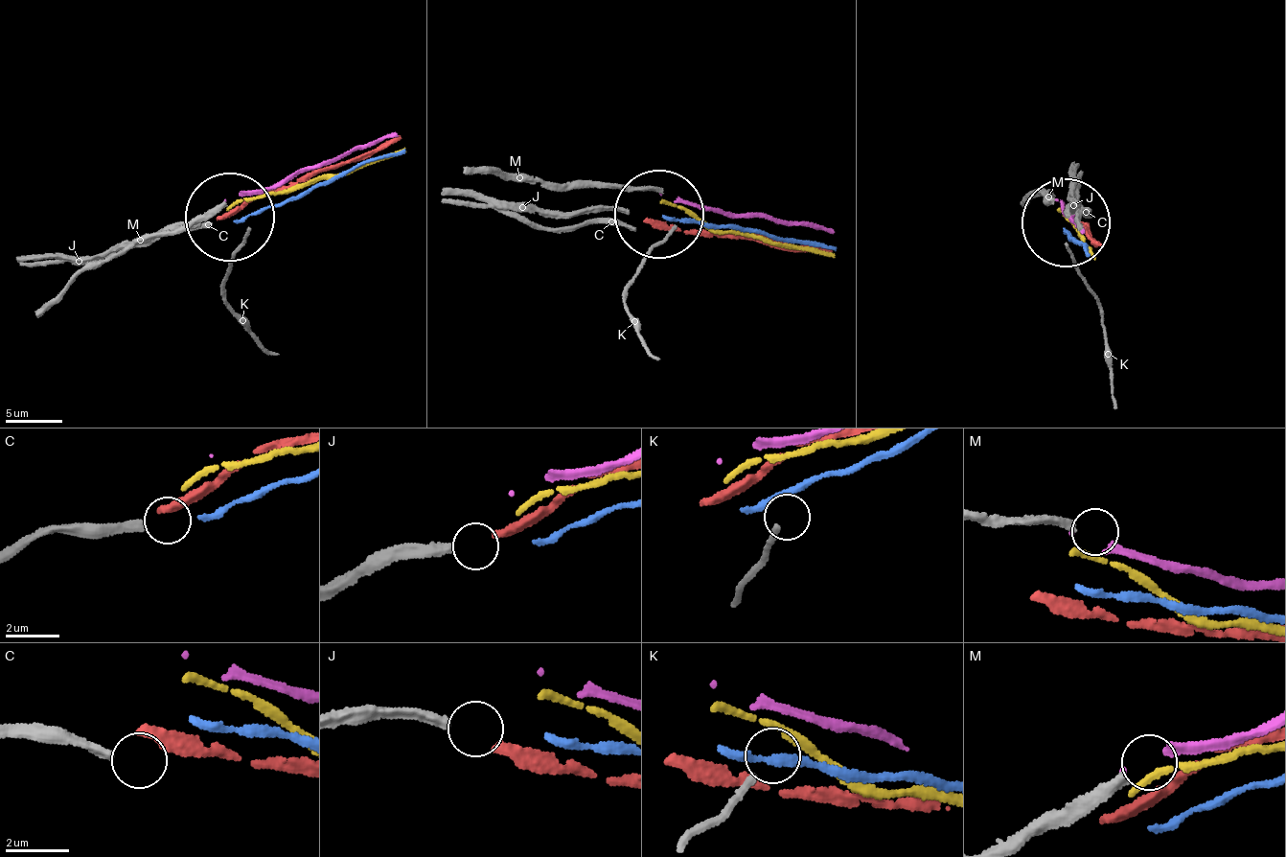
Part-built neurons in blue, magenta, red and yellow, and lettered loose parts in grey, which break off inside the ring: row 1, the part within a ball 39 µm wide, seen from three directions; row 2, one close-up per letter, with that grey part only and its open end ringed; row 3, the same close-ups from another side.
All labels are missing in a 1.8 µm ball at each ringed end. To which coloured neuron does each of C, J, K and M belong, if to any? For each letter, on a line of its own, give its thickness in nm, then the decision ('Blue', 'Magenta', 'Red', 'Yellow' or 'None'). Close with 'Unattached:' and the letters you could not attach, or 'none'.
C: Thickness 280 nm. None
J: Thickness 280 nm. None
K: Thickness 200 nm. None
M: Thickness 320 nm. None
Unattached: C, J, K, M

